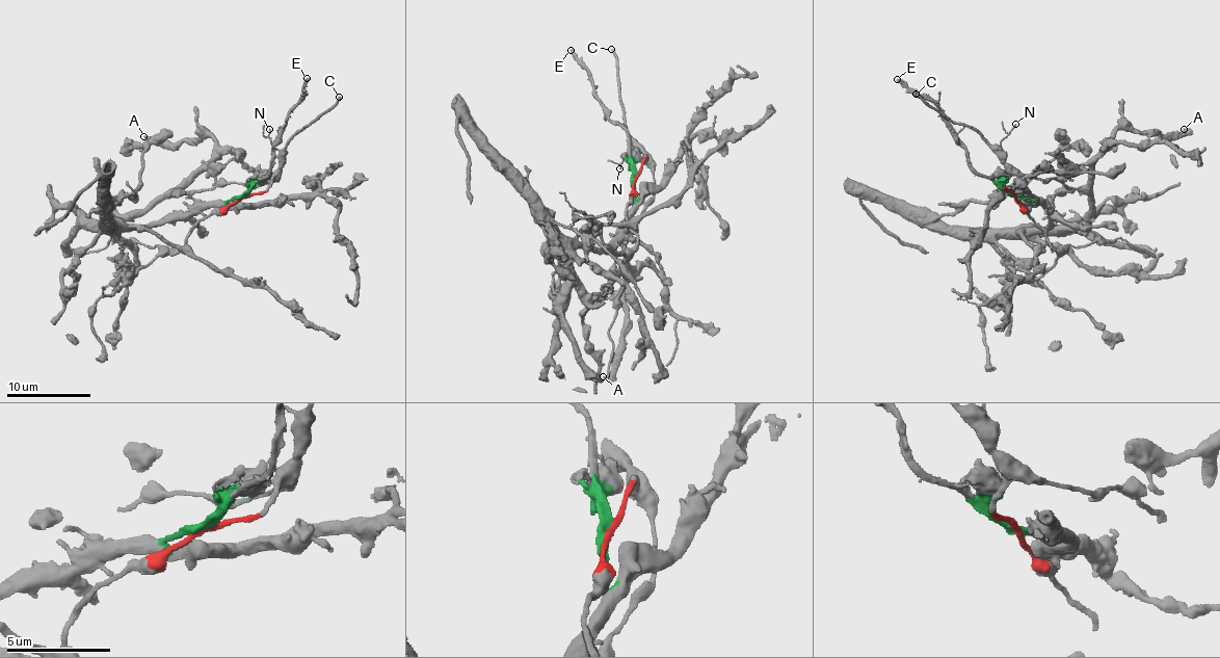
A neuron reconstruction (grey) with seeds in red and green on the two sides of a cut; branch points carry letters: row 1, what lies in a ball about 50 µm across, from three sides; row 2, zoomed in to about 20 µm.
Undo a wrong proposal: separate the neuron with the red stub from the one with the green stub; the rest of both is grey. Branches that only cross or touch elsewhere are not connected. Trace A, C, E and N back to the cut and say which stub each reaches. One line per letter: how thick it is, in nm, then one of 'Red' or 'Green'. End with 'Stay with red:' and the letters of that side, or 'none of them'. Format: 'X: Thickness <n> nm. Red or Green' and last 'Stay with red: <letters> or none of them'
A: Thickness 360 nm. Green
C: Thickness 200 nm. Red
E: Thickness 280 nm. Green
N: Thickness 120 nm. Red
Stay with red: C, N

